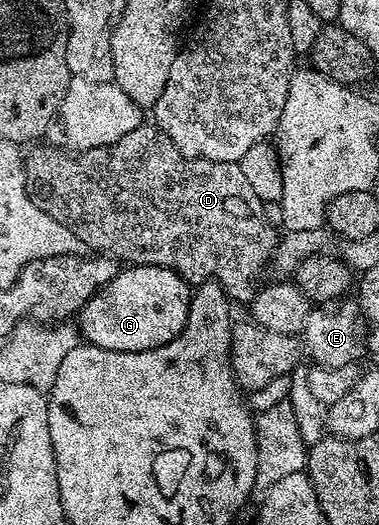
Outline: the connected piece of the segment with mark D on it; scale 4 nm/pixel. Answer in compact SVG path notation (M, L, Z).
M142 123L139 127L135 127L135 131L127 131L110 145L100 145L94 149L82 149L69 153L64 153L61 149L33 149L27 153L25 157L25 190L31 203L35 203L35 207L39 207L39 211L47 211L47 215L51 215L51 219L63 223L63 227L67 227L81 240L82 246L86 250L97 255L112 257L118 263L167 267L178 273L193 287L202 285L205 281L218 281L225 294L230 298L238 297L245 303L252 302L253 296L257 294L259 282L262 280L262 278L260 279L261 272L263 274L266 272L269 259L273 256L273 249L277 246L279 233L267 221L266 202L261 201L255 195L254 190L247 183L246 176L240 170L238 162L204 161L198 157L185 157L177 150L175 143L171 143L171 139L167 139L167 135L163 135L163 131L153 123Z

